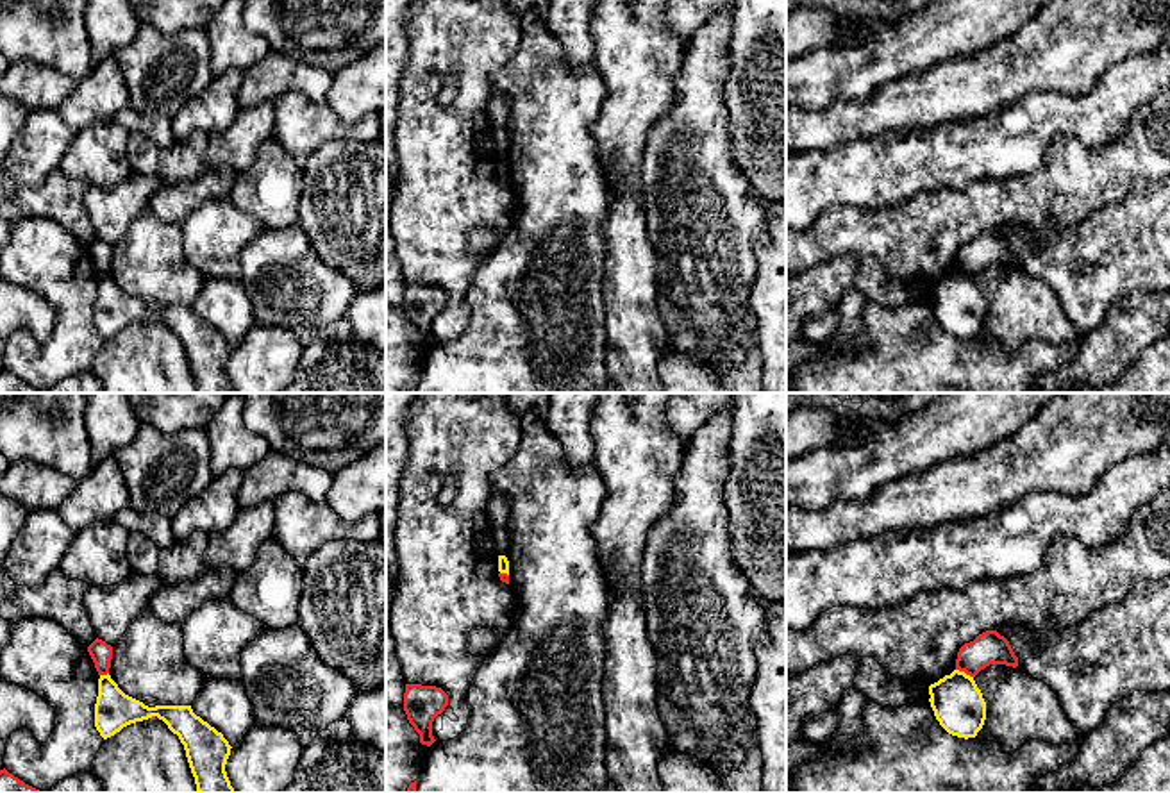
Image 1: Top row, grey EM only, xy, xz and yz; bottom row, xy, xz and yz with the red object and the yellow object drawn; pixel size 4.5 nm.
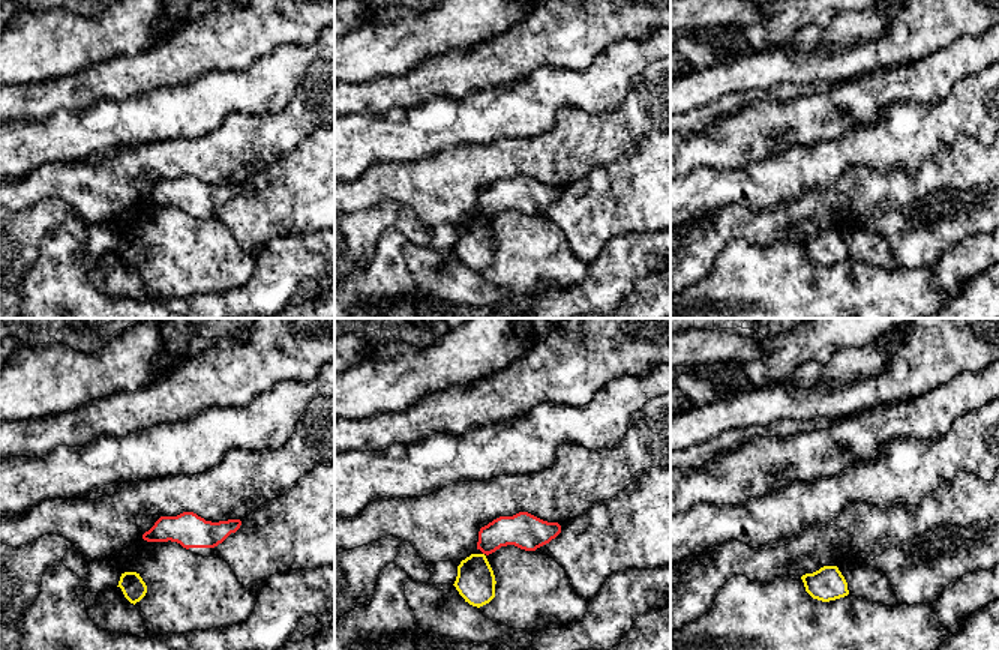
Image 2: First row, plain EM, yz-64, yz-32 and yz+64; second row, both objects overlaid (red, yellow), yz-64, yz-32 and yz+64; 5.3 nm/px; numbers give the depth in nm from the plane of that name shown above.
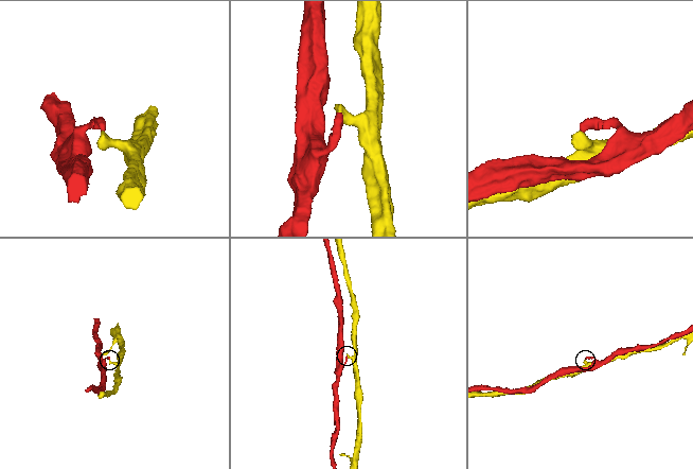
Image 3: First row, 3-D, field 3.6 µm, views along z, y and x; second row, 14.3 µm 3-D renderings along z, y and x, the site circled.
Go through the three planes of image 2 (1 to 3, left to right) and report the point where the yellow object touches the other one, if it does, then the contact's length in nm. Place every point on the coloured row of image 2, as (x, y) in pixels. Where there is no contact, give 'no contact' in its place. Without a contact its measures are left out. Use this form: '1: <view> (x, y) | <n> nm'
1: no contact
2: no contact
3: no contact

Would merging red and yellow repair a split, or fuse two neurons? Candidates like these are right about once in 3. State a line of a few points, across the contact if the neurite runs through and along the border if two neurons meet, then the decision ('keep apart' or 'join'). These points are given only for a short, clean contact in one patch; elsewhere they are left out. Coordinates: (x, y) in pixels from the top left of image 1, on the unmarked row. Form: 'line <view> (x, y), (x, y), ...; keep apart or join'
line yz (956, 268), (972, 277); keep apart

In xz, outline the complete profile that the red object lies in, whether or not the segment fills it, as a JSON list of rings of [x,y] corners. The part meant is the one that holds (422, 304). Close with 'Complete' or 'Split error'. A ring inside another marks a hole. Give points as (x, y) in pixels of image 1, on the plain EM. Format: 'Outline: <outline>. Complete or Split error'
Outline: [[[405,284],[404,311],[409,323],[420,334],[420,343],[430,346],[432,321],[448,305],[448,295],[436,286]]]. Complete

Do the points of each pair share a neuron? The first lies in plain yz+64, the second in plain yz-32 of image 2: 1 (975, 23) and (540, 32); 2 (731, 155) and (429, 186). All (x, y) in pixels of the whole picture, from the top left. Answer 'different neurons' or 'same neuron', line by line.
1: same neuron
2: different neurons

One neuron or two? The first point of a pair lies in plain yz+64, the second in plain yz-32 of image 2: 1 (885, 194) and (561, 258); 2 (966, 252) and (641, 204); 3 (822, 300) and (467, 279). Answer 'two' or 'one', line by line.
1: two
2: two
3: one

